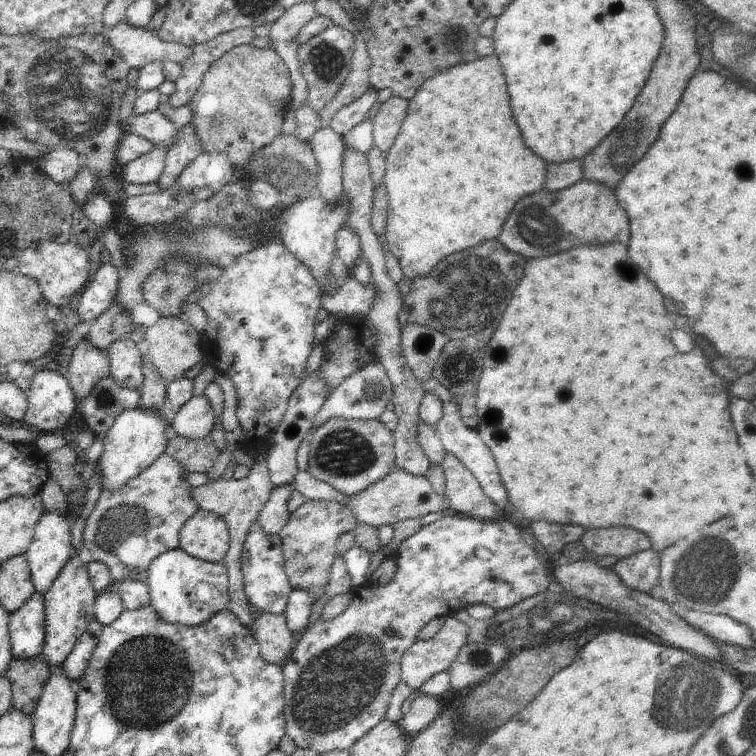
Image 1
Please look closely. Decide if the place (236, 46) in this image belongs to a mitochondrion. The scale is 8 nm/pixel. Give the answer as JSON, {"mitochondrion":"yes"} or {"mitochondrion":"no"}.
{"mitochondrion":"no"}

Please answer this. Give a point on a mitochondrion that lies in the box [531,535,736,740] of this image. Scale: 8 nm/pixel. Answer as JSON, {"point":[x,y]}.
{"point":[683,695]}

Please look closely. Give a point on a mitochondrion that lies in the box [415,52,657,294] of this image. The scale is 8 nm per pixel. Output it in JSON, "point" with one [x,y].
{"point":[537,226]}

